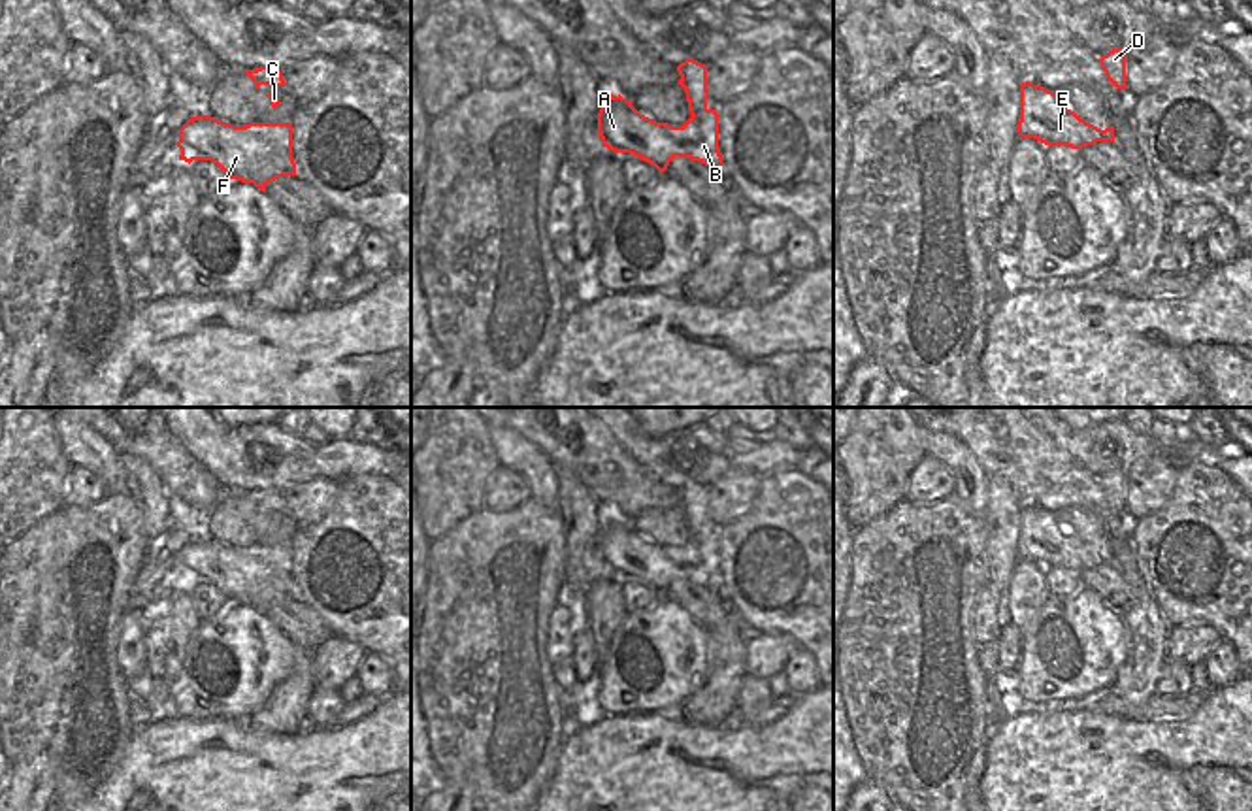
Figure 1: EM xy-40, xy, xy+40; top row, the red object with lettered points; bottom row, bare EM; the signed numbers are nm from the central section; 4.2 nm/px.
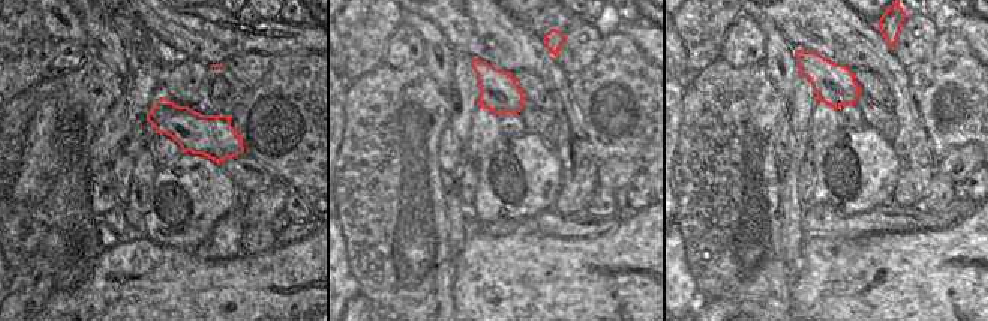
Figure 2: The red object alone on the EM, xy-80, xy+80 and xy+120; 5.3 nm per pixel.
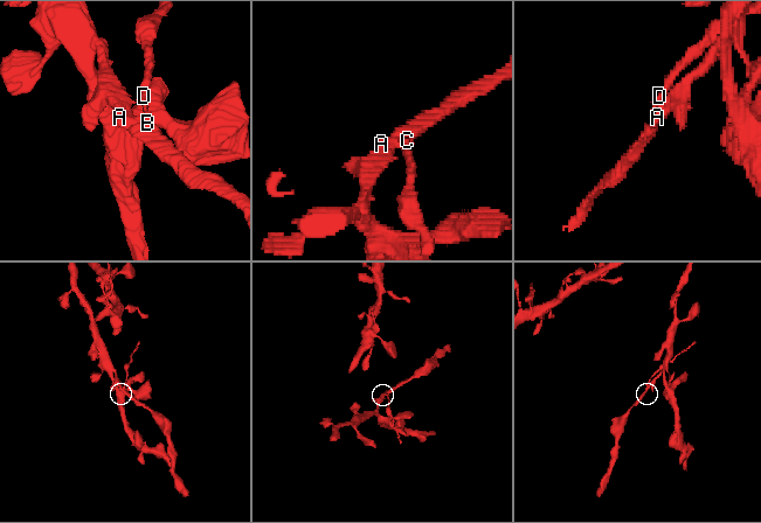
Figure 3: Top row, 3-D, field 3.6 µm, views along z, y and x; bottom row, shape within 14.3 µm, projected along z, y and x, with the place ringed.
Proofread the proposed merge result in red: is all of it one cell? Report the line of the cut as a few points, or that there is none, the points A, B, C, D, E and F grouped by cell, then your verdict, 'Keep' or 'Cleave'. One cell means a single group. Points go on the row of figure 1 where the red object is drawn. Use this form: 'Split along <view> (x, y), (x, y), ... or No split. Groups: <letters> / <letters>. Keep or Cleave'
Split along xy (709, 110), (691, 117). Groups: A B E F / C D. Cleave.

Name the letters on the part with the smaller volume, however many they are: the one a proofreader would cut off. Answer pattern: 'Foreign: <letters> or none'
Foreign: C, D

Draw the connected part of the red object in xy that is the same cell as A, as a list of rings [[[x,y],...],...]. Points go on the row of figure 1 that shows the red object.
[[[607,92],[598,113],[598,134],[603,147],[630,153],[658,172],[666,172],[675,157],[686,157],[722,174],[717,109],[690,117],[683,126],[671,126],[641,115],[632,100]]]

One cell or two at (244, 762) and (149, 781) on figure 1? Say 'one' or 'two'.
one

